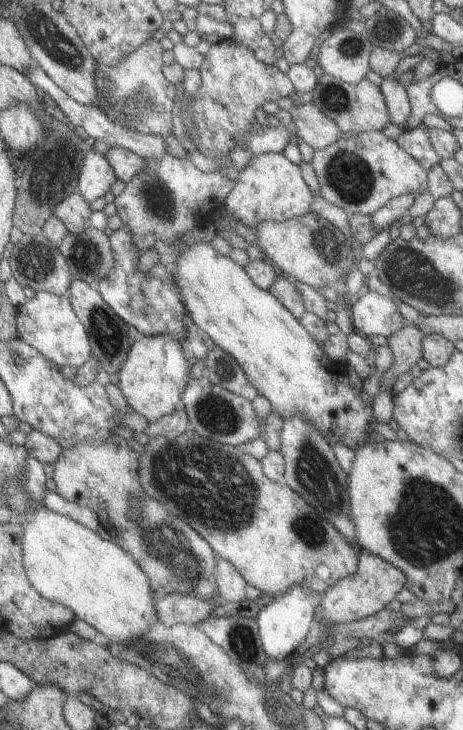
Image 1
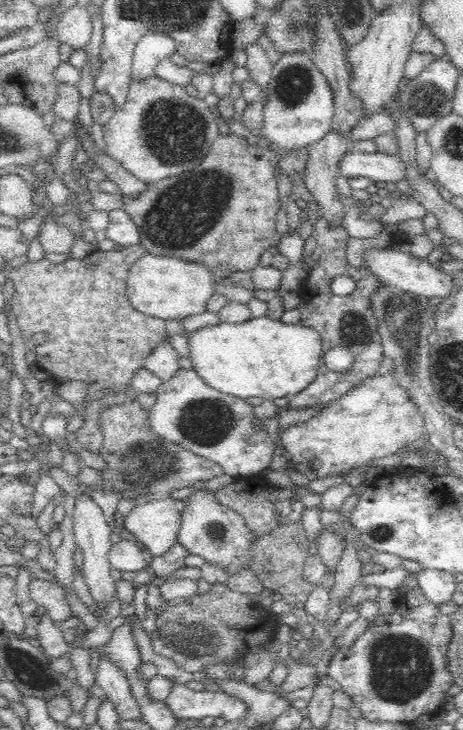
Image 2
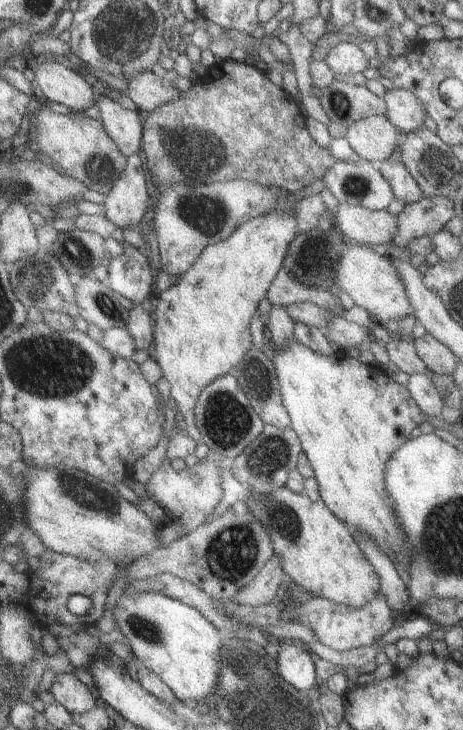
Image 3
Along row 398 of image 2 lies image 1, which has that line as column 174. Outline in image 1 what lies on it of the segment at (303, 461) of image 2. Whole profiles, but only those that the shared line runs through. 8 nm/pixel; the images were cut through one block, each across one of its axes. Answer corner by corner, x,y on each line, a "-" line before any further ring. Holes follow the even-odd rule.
170,334
144,335
131,347
126,361
118,372
119,389
129,406
148,422
162,419
182,404
182,394
190,384
191,368
197,361
187,346

